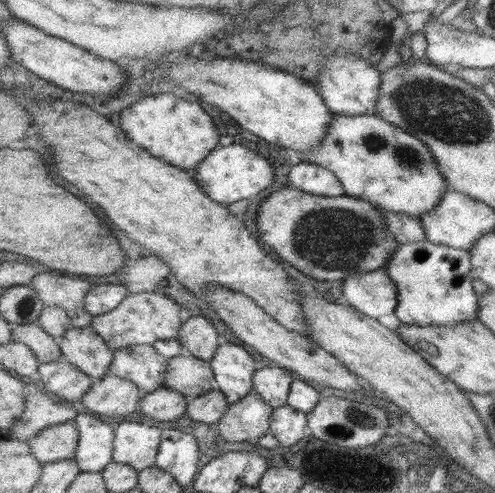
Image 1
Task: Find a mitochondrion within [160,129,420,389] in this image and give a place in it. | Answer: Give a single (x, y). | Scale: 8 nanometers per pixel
(331, 239)

